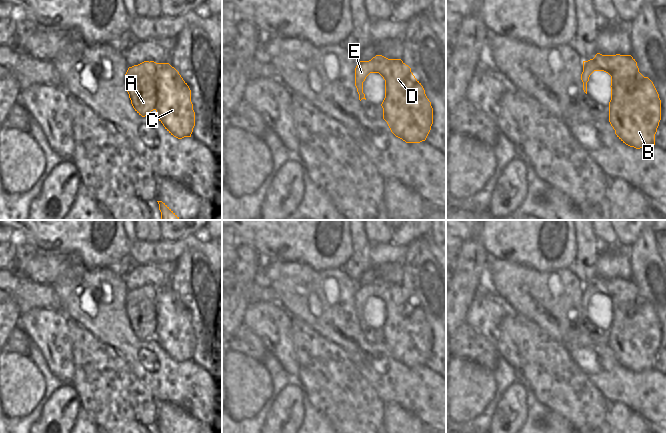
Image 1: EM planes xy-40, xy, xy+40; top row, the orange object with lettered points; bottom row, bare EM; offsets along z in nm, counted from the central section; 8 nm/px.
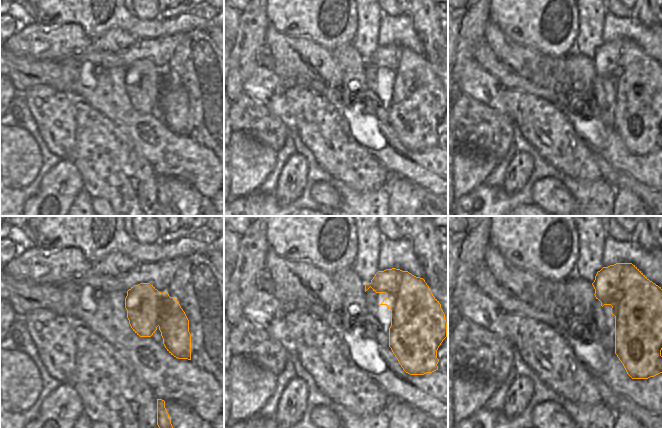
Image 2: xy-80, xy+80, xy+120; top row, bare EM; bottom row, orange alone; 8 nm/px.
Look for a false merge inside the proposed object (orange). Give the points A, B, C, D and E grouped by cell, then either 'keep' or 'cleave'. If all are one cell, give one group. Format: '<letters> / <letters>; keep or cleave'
A E / B C D; cleave

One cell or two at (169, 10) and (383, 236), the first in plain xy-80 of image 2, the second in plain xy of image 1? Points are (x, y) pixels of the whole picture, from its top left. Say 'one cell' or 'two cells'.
two cells

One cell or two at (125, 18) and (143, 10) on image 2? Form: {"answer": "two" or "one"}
{"answer": "two"}

